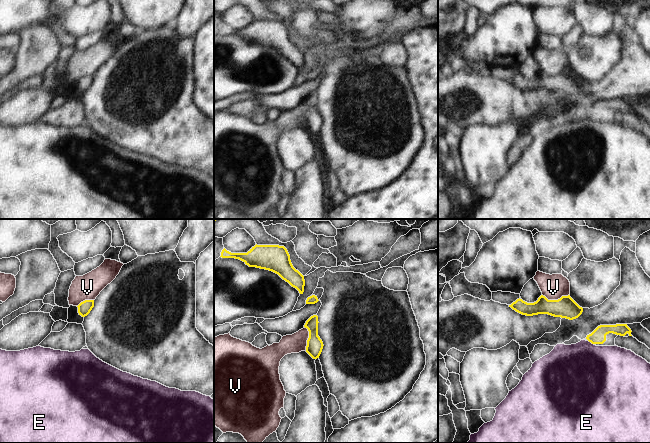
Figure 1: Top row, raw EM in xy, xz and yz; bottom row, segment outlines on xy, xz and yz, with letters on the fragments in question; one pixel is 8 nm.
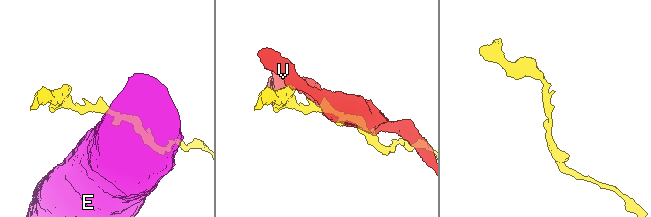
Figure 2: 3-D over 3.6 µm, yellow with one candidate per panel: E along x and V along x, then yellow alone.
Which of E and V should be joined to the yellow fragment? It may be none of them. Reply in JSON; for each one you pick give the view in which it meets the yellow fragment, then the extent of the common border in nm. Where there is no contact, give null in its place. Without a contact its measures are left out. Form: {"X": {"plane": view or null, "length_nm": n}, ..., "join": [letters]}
{"join": []}

